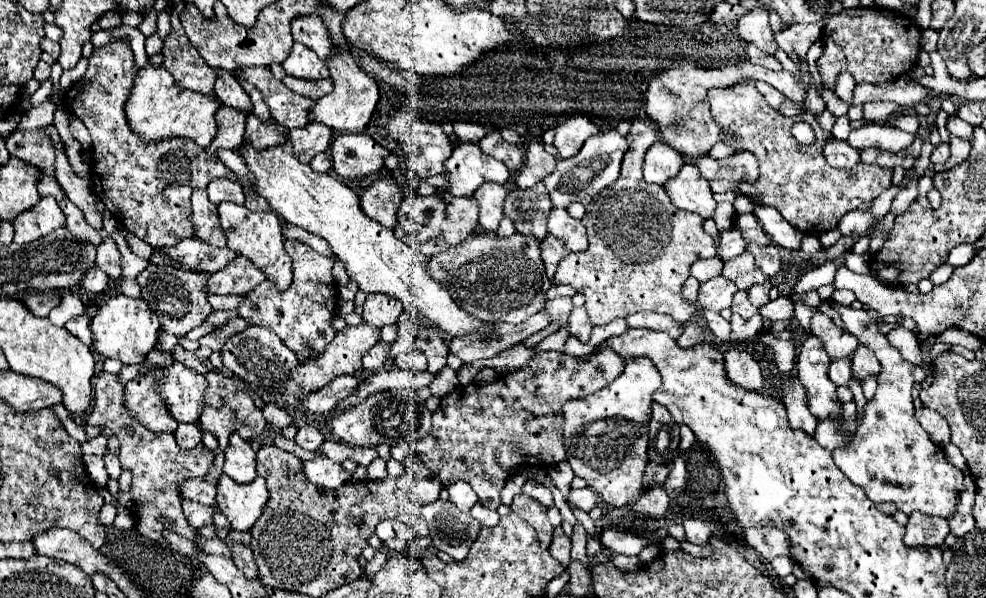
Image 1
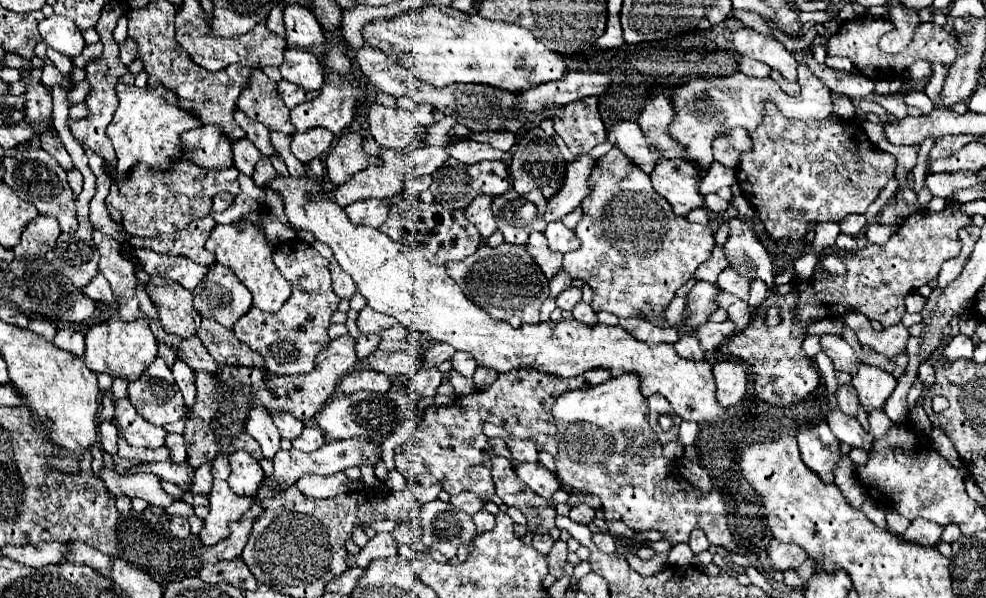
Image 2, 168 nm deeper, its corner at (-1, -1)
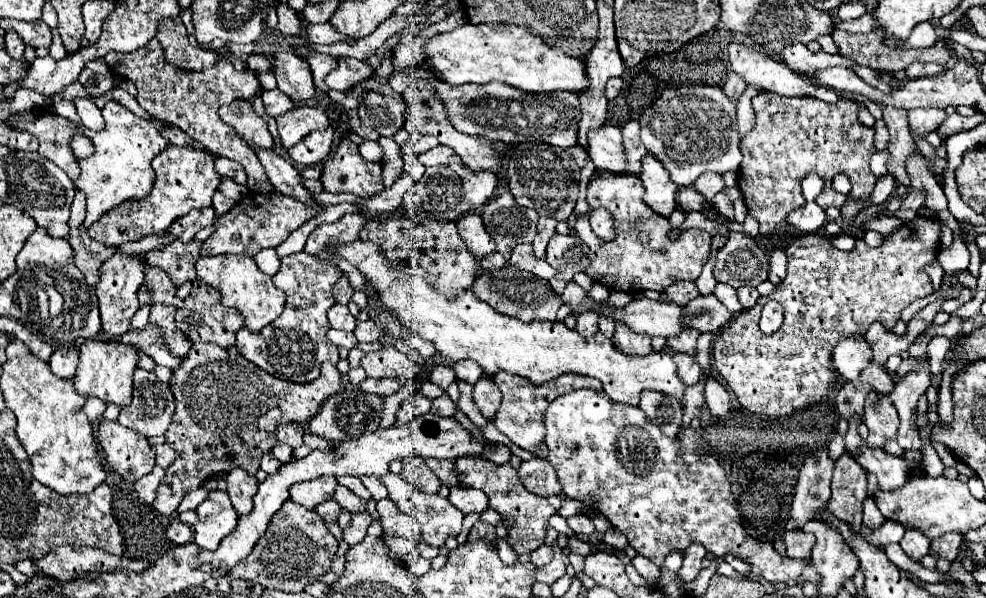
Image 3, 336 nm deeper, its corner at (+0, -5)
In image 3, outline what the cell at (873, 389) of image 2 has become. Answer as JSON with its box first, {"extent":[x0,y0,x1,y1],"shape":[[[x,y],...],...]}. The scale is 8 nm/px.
{"extent":[865,393,899,449],"shape":[[[869,393],[865,409],[865,425],[869,427],[869,437],[865,439],[867,447],[883,449],[887,439],[897,437],[899,417],[887,395]]]}

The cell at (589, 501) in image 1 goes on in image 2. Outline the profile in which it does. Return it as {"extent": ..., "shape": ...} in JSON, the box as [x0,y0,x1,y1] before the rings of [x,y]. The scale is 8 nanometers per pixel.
{"extent":[568,503,594,525],"shape":[[[578,503],[576,507],[570,509],[570,515],[568,515],[568,517],[570,517],[572,521],[576,521],[576,523],[588,525],[588,523],[592,523],[592,519],[594,519],[594,509],[588,507],[586,503]]]}

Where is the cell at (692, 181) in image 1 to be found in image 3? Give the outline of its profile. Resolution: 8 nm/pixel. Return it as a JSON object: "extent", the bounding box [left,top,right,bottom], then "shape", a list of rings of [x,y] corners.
{"extent":[639,155,679,217],"shape":[[[647,155],[643,157],[639,179],[643,181],[643,187],[645,187],[645,195],[643,195],[645,205],[655,209],[655,213],[659,213],[661,217],[669,217],[677,207],[675,195],[679,187],[669,179],[669,173],[665,171],[665,167],[659,165],[655,157]]]}

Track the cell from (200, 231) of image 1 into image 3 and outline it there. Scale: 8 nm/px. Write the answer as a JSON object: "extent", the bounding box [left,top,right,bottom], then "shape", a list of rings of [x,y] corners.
{"extent":[145,241,201,287],"shape":[[[173,241],[163,251],[147,253],[145,259],[151,267],[163,269],[171,277],[171,283],[179,287],[181,283],[195,279],[195,261],[199,259],[199,249],[201,243],[197,241],[191,243]]]}

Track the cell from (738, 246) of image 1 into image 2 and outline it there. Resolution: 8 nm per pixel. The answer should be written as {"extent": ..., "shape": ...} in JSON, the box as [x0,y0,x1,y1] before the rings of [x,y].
{"extent":[694,245,728,283],"shape":[[[716,245],[714,251],[712,251],[712,257],[700,265],[694,273],[696,279],[700,281],[708,281],[708,283],[716,283],[718,275],[728,267],[728,257],[724,257],[724,247],[722,245]]]}

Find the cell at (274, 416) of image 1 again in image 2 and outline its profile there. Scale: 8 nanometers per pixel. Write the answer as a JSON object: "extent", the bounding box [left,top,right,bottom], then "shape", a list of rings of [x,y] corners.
{"extent":[272,413,302,439],"shape":[[[274,413],[272,421],[284,439],[294,439],[302,433],[302,421],[292,417],[290,413]]]}

